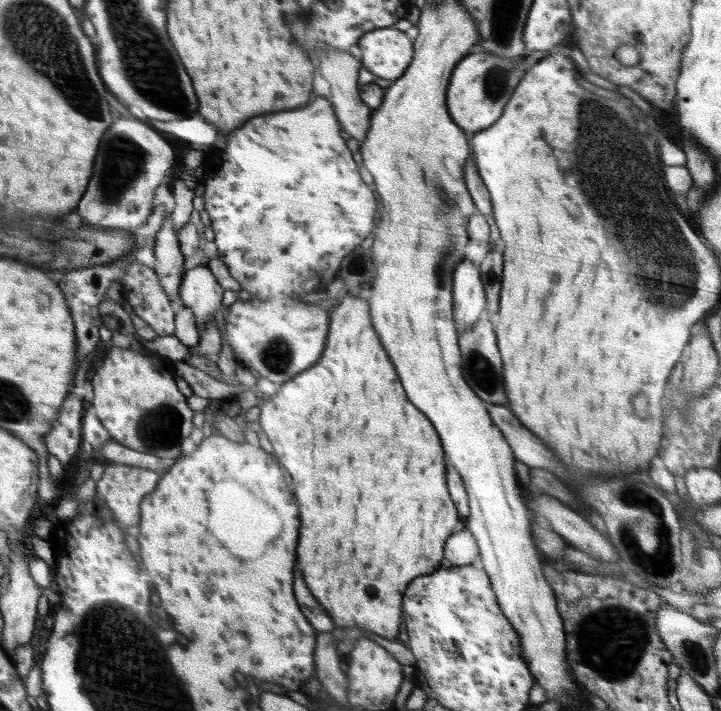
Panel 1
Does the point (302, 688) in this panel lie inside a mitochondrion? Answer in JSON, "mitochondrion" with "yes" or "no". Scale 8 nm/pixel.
{"mitochondrion":"no"}

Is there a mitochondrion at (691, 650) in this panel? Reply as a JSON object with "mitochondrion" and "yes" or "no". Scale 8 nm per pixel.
{"mitochondrion":"yes"}

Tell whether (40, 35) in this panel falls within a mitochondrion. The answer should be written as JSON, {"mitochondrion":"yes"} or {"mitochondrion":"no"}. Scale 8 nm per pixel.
{"mitochondrion":"yes"}

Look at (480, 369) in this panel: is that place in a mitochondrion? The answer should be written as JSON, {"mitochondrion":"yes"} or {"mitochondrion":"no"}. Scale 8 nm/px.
{"mitochondrion":"yes"}

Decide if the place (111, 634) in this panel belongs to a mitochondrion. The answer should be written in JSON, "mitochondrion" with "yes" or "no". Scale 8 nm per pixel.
{"mitochondrion":"yes"}

